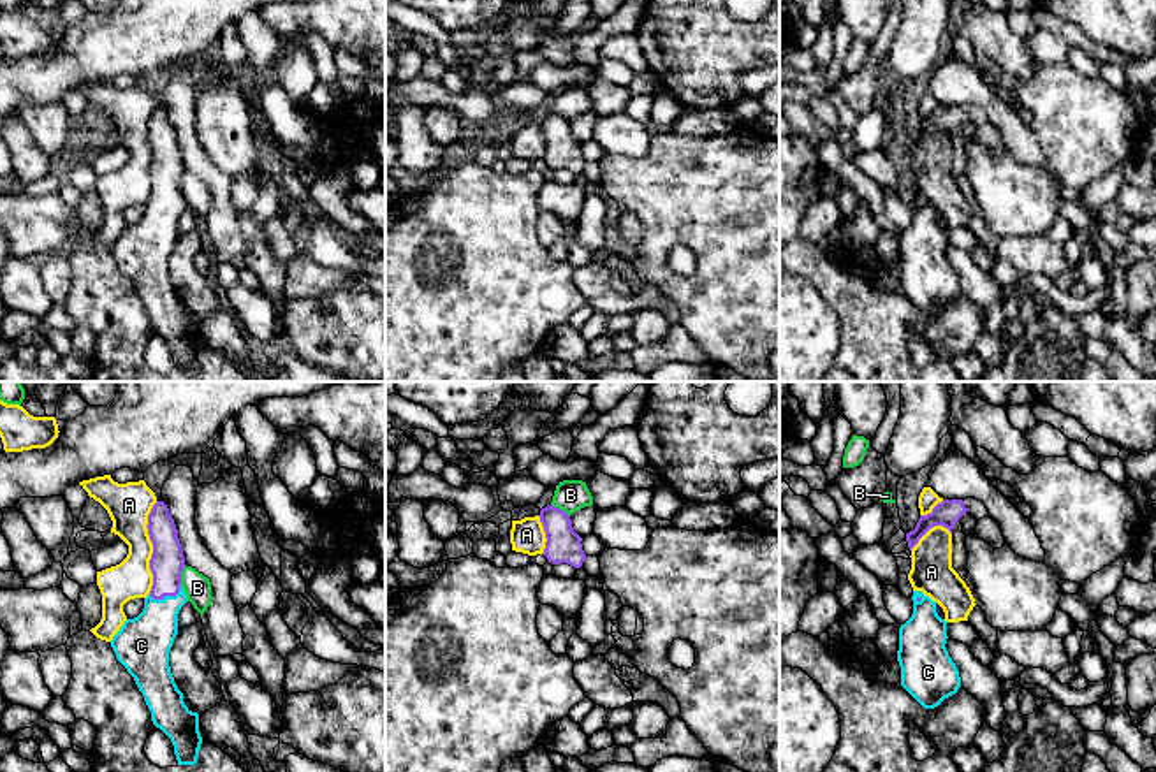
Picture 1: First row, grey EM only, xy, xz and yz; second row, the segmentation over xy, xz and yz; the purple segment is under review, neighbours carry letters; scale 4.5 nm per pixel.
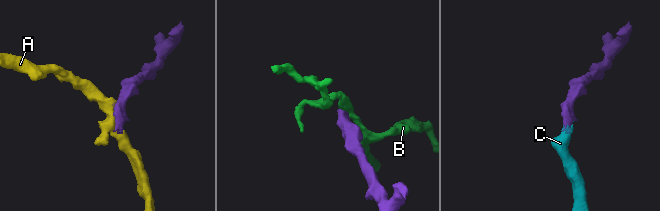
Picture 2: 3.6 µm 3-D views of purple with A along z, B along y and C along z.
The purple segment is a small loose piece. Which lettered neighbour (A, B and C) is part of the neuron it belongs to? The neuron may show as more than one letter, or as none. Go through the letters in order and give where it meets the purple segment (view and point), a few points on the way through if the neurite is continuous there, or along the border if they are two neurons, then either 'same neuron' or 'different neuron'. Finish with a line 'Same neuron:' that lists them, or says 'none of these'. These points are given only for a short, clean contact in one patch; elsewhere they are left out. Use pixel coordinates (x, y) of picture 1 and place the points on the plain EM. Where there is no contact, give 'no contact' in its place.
A: xy (153, 153) | along xy (157, 108), (146, 132), (152, 150), (152, 196), (148, 199) | different neuron
B: xy (180, 182) | along xy (185, 171), (180, 190) | different neuron
C: xy (166, 201) | across xy (168, 167), (166, 201), (157, 233), (143, 250) | same neuron
Same neuron: C

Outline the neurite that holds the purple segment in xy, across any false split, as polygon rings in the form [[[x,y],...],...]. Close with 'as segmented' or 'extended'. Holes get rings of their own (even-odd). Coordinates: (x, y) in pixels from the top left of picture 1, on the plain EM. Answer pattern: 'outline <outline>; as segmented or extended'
outline [[[164,107],[153,111],[146,134],[153,149],[153,192],[143,218],[123,229],[111,253],[143,299],[153,331],[171,345],[178,371],[195,371],[202,350],[199,320],[185,311],[169,273],[178,220],[188,208],[181,193],[185,162]]]; extended

